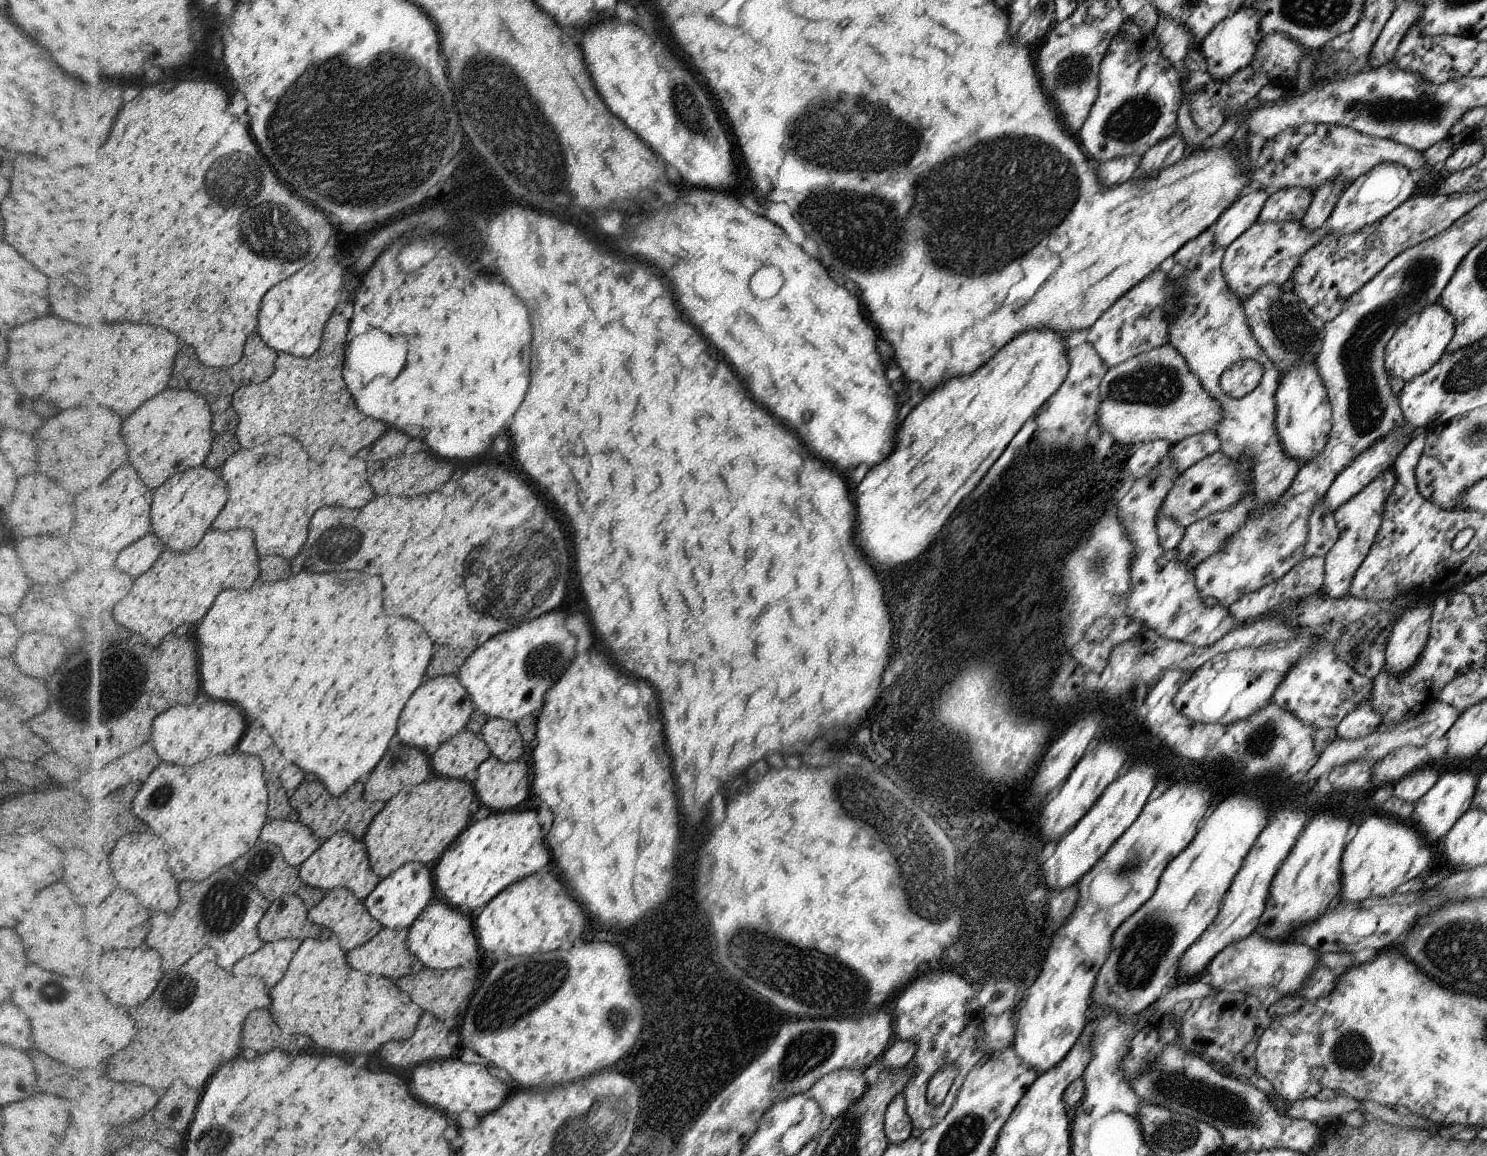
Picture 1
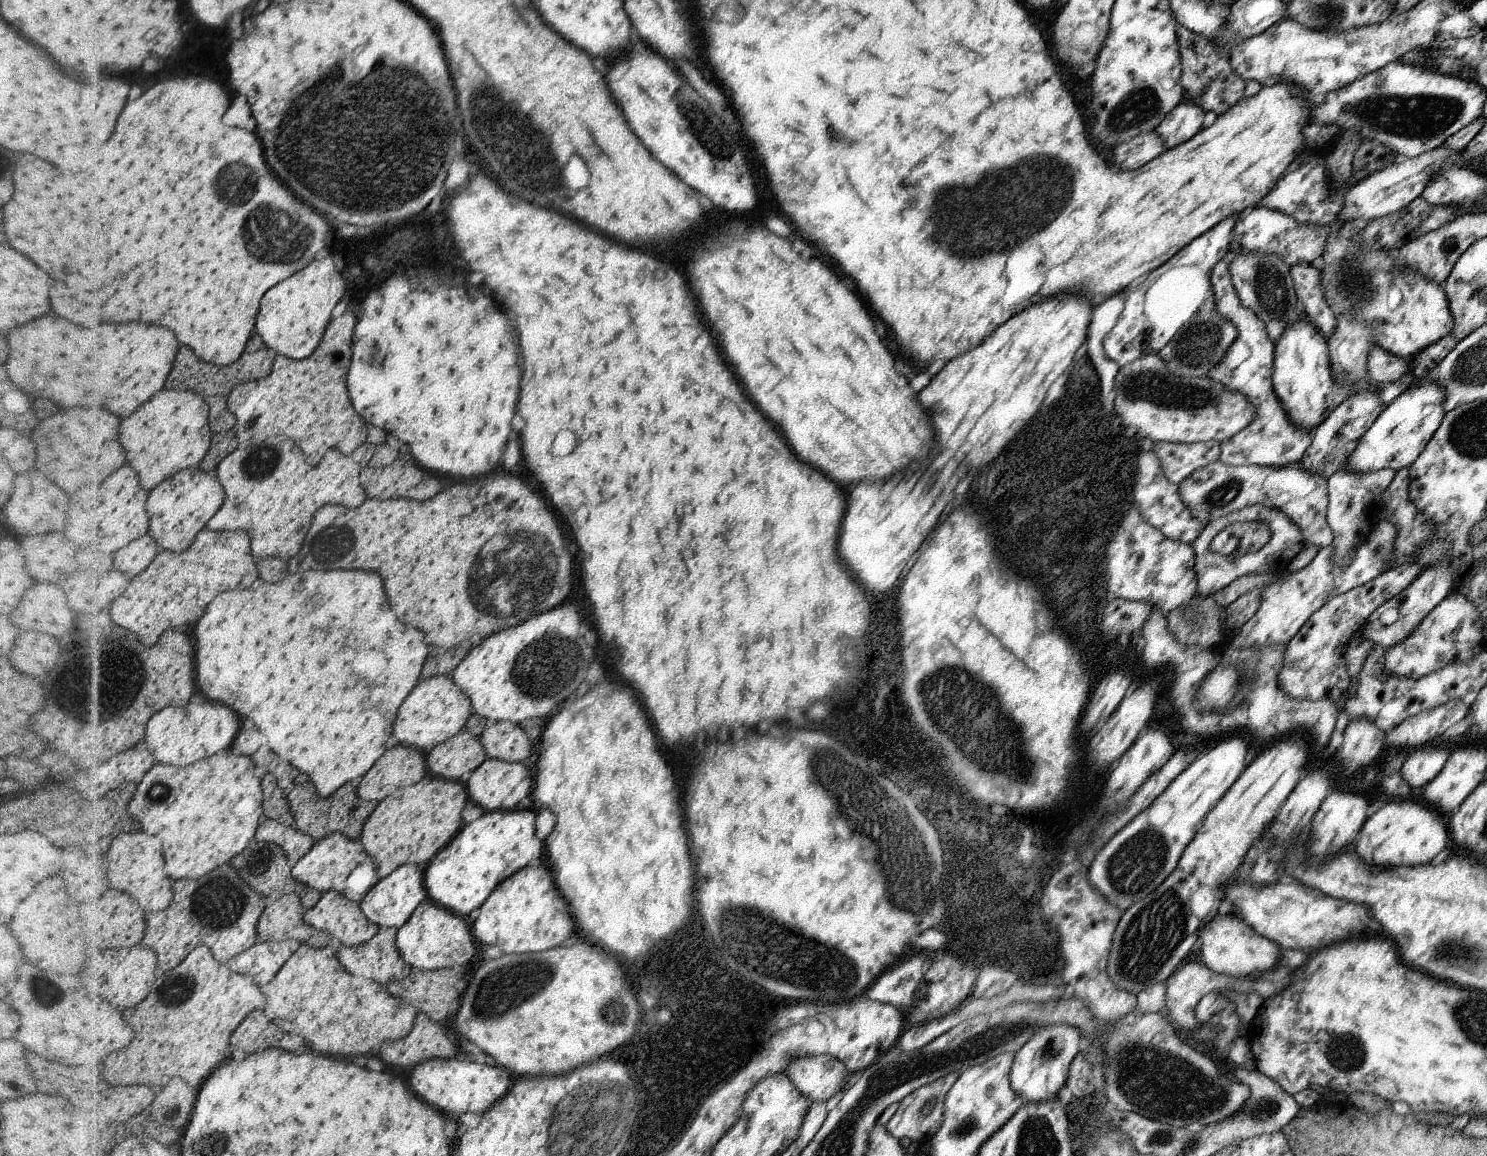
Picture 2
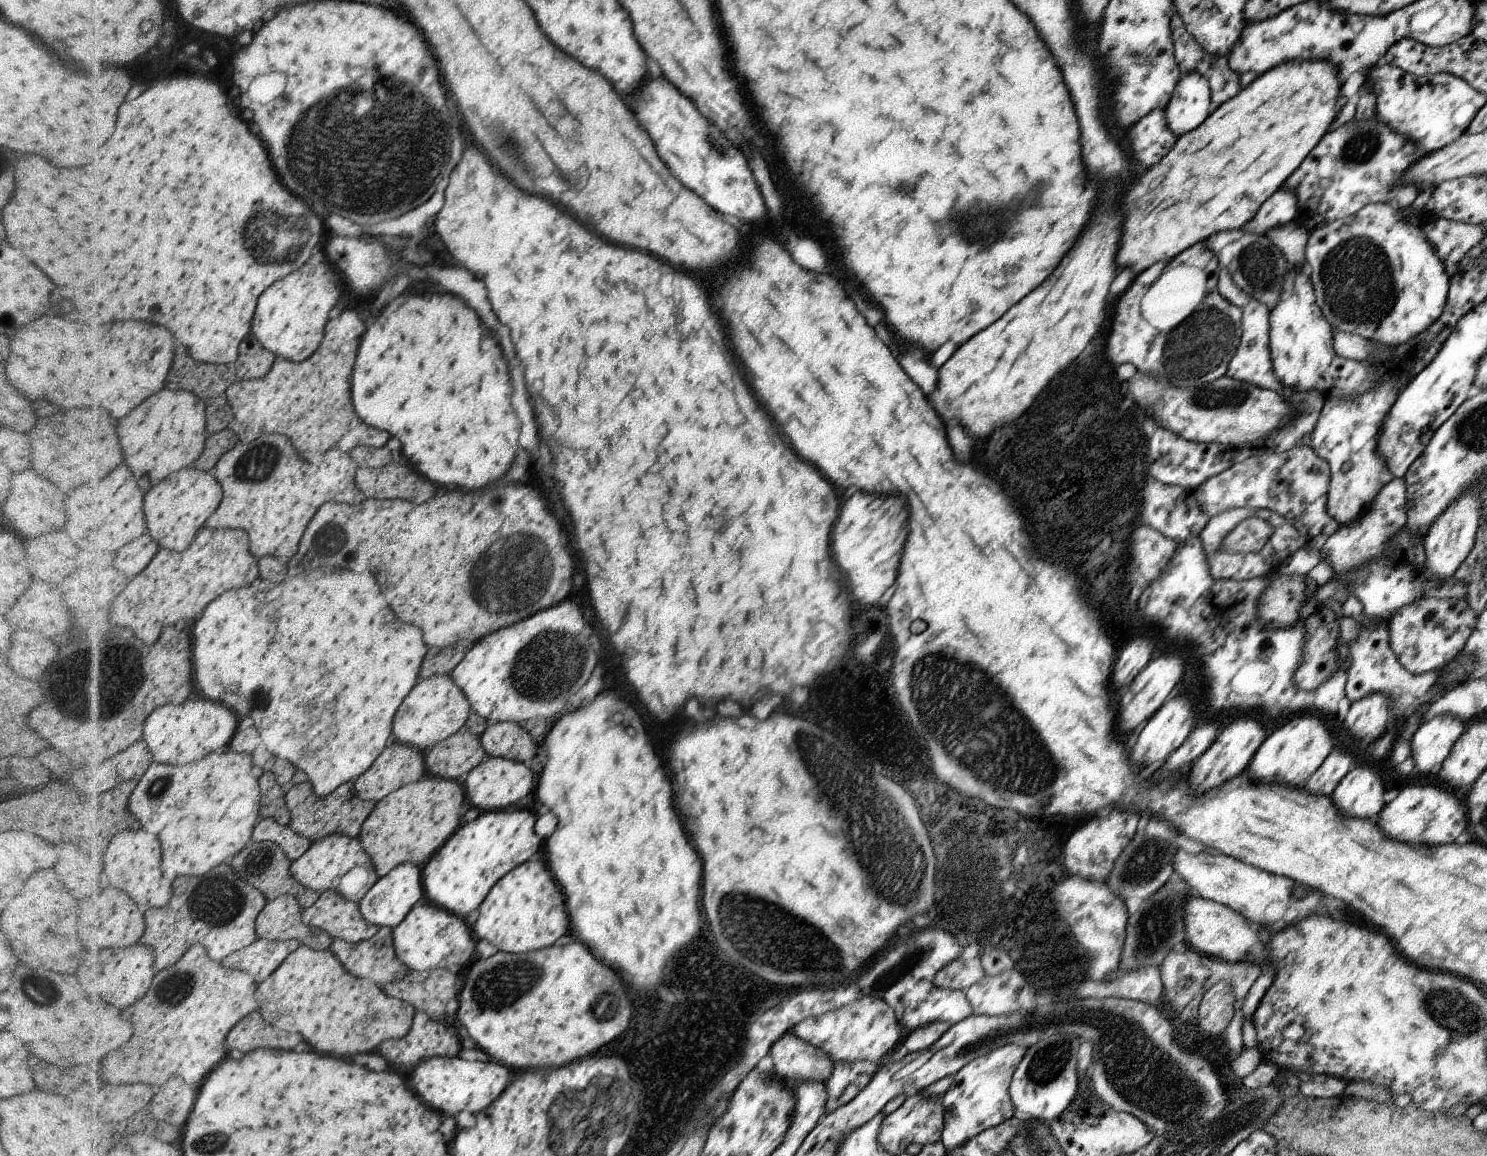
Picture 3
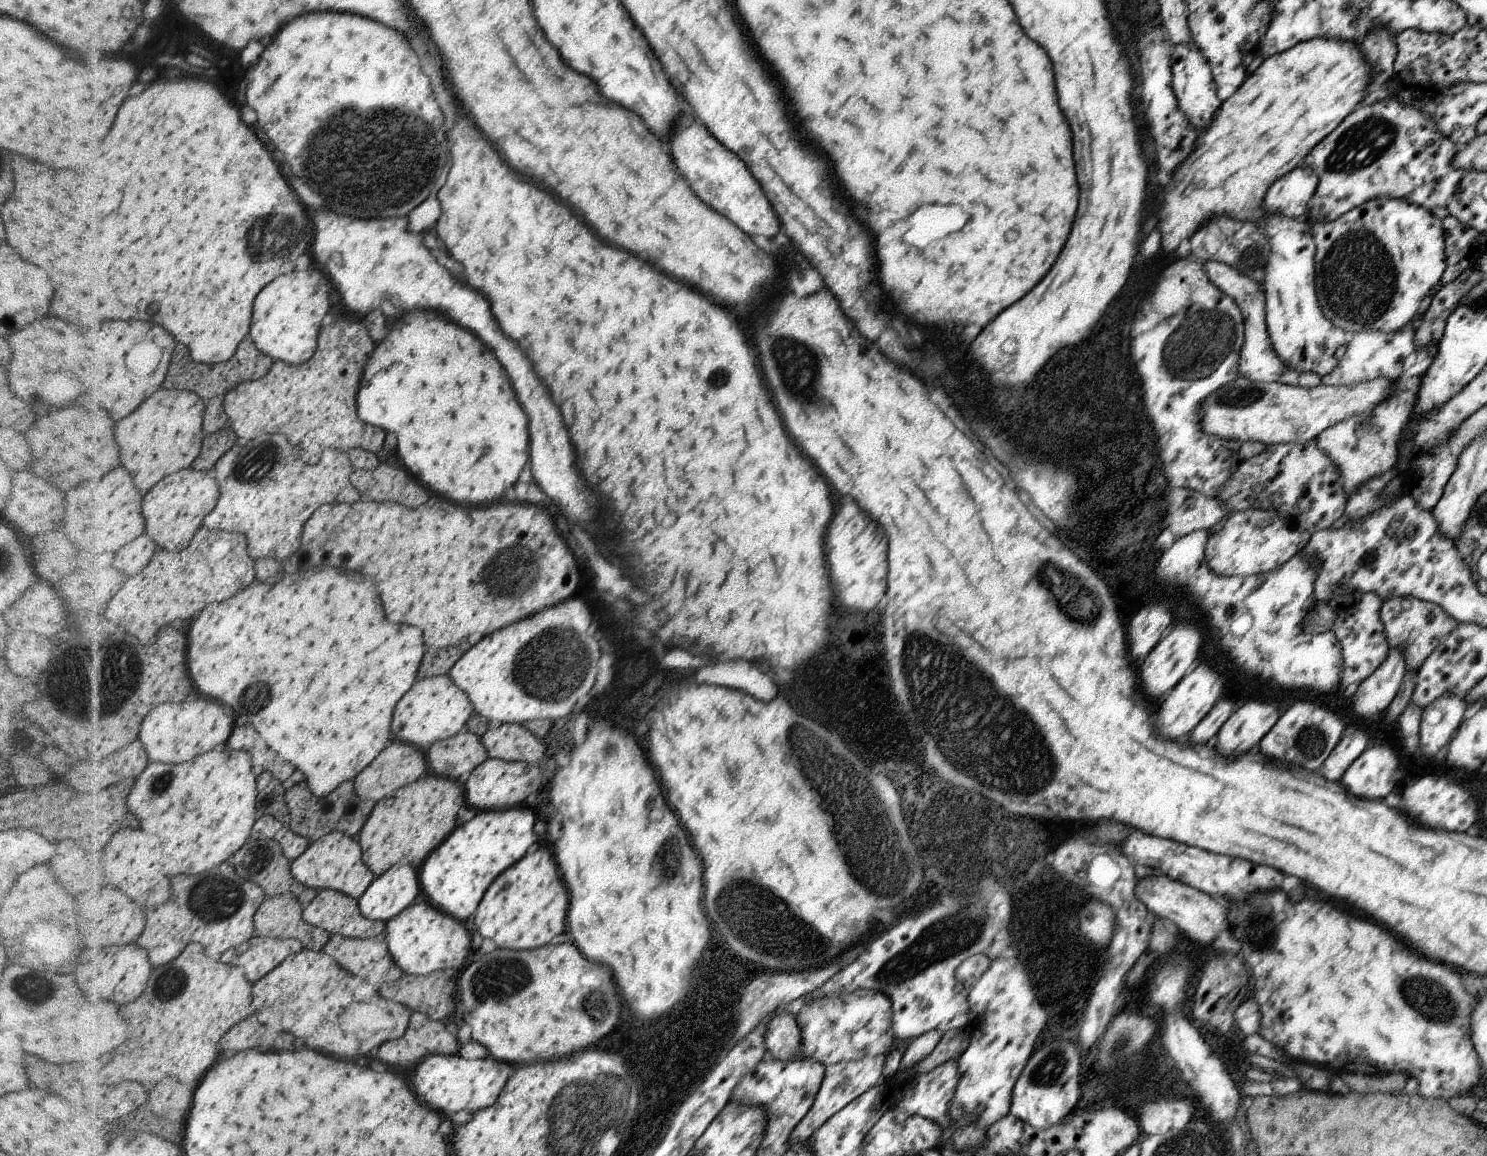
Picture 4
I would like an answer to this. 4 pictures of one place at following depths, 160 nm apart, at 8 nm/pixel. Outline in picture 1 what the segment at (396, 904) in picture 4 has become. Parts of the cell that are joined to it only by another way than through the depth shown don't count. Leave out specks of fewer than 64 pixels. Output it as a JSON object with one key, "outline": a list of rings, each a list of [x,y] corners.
{"outline":[[[406,863],[392,875],[381,879],[363,903],[369,910],[370,916],[381,922],[382,928],[408,929],[425,912],[432,896],[434,896],[434,886],[430,870],[422,863]]]}

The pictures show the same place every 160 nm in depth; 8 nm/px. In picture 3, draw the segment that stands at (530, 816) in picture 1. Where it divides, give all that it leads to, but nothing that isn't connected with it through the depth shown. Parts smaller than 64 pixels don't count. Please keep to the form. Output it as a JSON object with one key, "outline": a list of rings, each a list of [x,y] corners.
{"outline":[[[501,810],[481,812],[477,819],[457,828],[452,838],[424,864],[425,891],[428,902],[438,904],[439,907],[466,918],[470,912],[474,912],[482,904],[496,882],[520,866],[522,862],[529,861],[532,856],[538,854],[542,840],[534,832],[534,824],[536,820],[528,810]]]}

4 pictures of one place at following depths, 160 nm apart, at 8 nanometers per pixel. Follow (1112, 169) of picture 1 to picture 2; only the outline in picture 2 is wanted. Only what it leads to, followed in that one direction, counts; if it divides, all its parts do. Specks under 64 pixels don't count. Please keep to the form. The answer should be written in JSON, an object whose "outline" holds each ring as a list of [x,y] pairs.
{"outline":[[[1152,131],[1146,135],[1138,135],[1132,140],[1126,141],[1112,152],[1112,163],[1118,170],[1131,171],[1138,170],[1140,166],[1145,166],[1153,158],[1162,154],[1166,150],[1164,141]]]}

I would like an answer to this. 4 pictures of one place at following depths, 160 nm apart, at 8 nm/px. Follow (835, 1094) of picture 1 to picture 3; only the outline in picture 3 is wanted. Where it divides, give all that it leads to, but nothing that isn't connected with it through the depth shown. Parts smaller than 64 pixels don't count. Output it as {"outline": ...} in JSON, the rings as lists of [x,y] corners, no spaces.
{"outline":[[[792,1031],[772,1044],[769,1056],[774,1060],[774,1073],[788,1082],[814,1080],[824,1083],[835,1064],[820,1048],[811,1046]]]}

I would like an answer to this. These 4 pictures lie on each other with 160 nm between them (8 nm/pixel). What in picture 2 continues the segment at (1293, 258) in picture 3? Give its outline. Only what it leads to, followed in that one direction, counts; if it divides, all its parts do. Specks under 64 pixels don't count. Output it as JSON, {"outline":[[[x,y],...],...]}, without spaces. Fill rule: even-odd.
{"outline":[[[1297,264],[1291,268],[1291,277],[1299,302],[1304,305],[1306,318],[1320,335],[1328,338],[1334,330],[1337,318],[1321,289],[1318,264]],[[1374,344],[1367,360],[1367,371],[1372,382],[1385,385],[1399,381],[1409,371],[1405,359],[1392,355]]]}

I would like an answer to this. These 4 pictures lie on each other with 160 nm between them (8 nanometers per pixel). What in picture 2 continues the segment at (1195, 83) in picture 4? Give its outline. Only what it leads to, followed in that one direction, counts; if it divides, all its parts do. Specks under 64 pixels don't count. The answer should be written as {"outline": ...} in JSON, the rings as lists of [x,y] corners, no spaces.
{"outline":[[[1188,98],[1156,128],[1156,133],[1164,141],[1165,148],[1171,149],[1180,143],[1190,140],[1200,129],[1204,122],[1205,112]]]}

